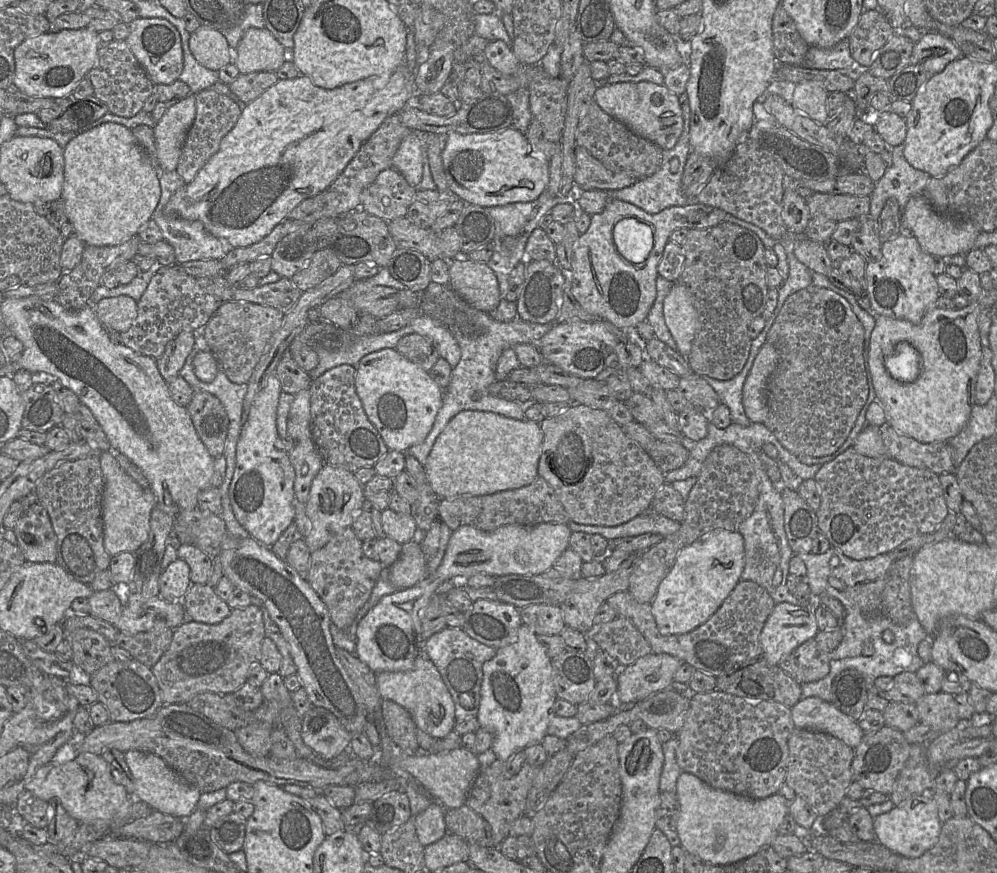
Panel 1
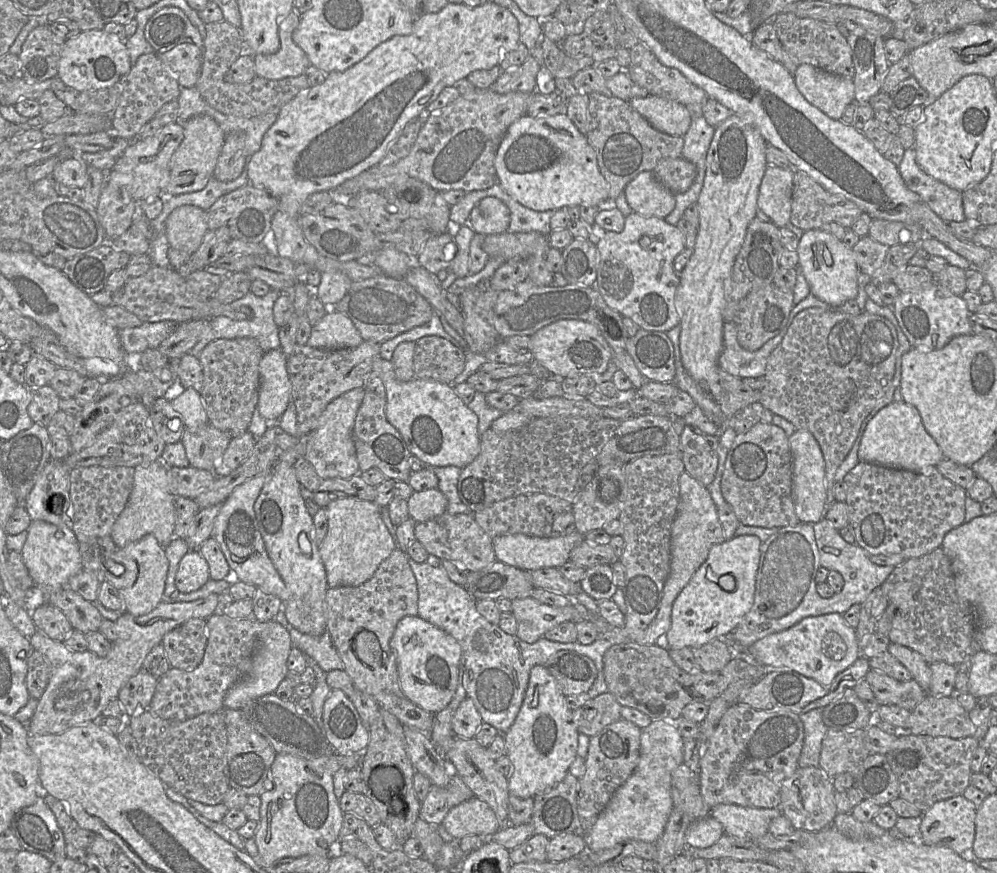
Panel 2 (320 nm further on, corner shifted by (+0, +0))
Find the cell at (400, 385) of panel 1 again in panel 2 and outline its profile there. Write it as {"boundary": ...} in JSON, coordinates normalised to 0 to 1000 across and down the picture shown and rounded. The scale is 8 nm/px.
{"boundary":[[[378,407],[373,415],[373,425],[382,433],[387,446],[387,478],[406,504],[411,518],[431,536],[457,534],[461,537],[472,530],[481,518],[480,480],[478,475],[463,460],[453,441],[435,435],[415,433],[409,438],[400,436],[395,426],[393,414]]]}

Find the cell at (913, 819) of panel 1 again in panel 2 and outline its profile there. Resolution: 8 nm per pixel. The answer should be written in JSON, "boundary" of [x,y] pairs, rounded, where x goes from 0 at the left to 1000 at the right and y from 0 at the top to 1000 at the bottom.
{"boundary":[[[966,911],[939,919],[925,934],[926,966],[973,979],[979,955],[979,931],[980,924]]]}

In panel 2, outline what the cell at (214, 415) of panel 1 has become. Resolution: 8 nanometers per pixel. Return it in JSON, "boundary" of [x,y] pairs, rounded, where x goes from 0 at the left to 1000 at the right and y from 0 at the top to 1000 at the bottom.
{"boundary":[[[250,386],[218,388],[203,401],[199,410],[205,441],[200,450],[211,487],[234,501],[248,494],[260,457],[260,417],[265,405],[258,389]]]}

